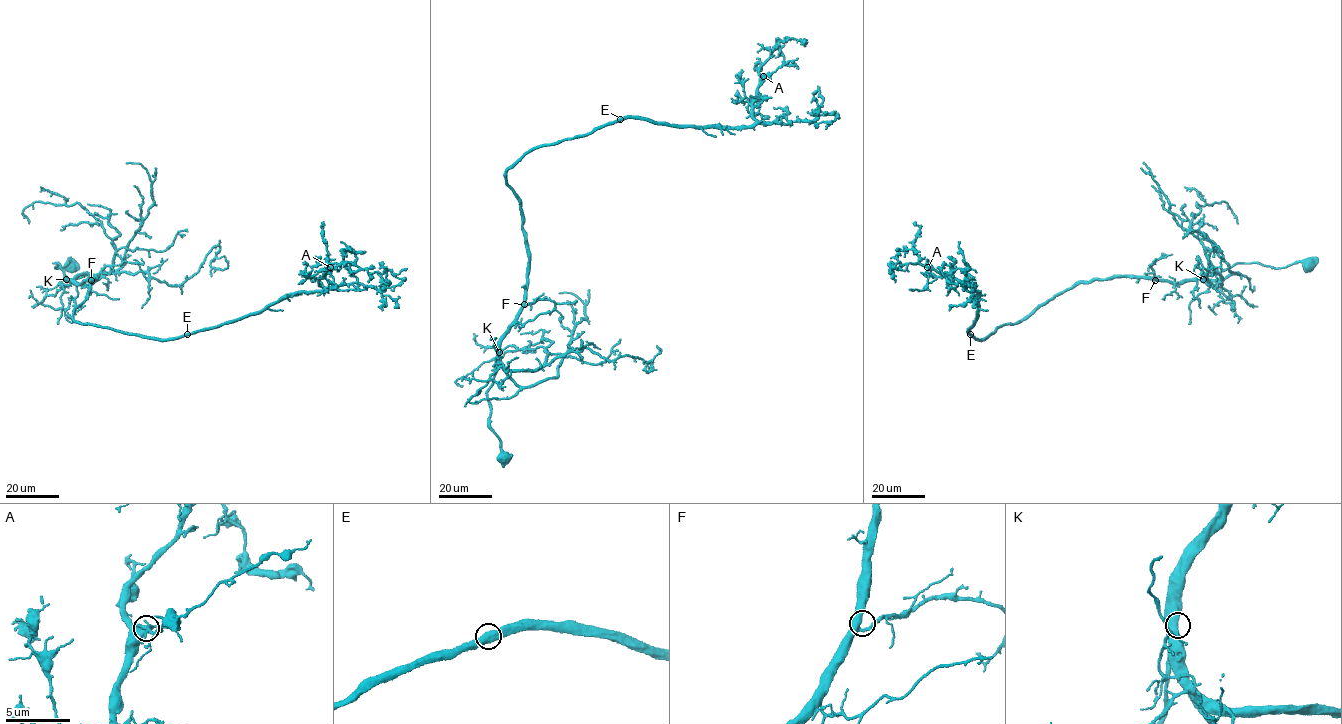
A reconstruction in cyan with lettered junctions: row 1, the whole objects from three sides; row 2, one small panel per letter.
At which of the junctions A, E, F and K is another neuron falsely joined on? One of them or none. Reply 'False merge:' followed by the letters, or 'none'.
False merge: none

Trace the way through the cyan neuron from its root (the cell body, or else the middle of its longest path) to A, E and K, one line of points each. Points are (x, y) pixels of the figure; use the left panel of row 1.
A: (70, 265), (54, 263), (73, 283), (95, 278), (75, 321), (161, 339), (321, 291), (330, 267)
E: (70, 265), (56, 268), (54, 263), (73, 283), (95, 278), (73, 311), (75, 321), (161, 339), (187, 335)
K: (70, 265), (67, 261), (63, 267), (56, 268), (57, 264), (54, 263), (59, 265), (66, 279)

